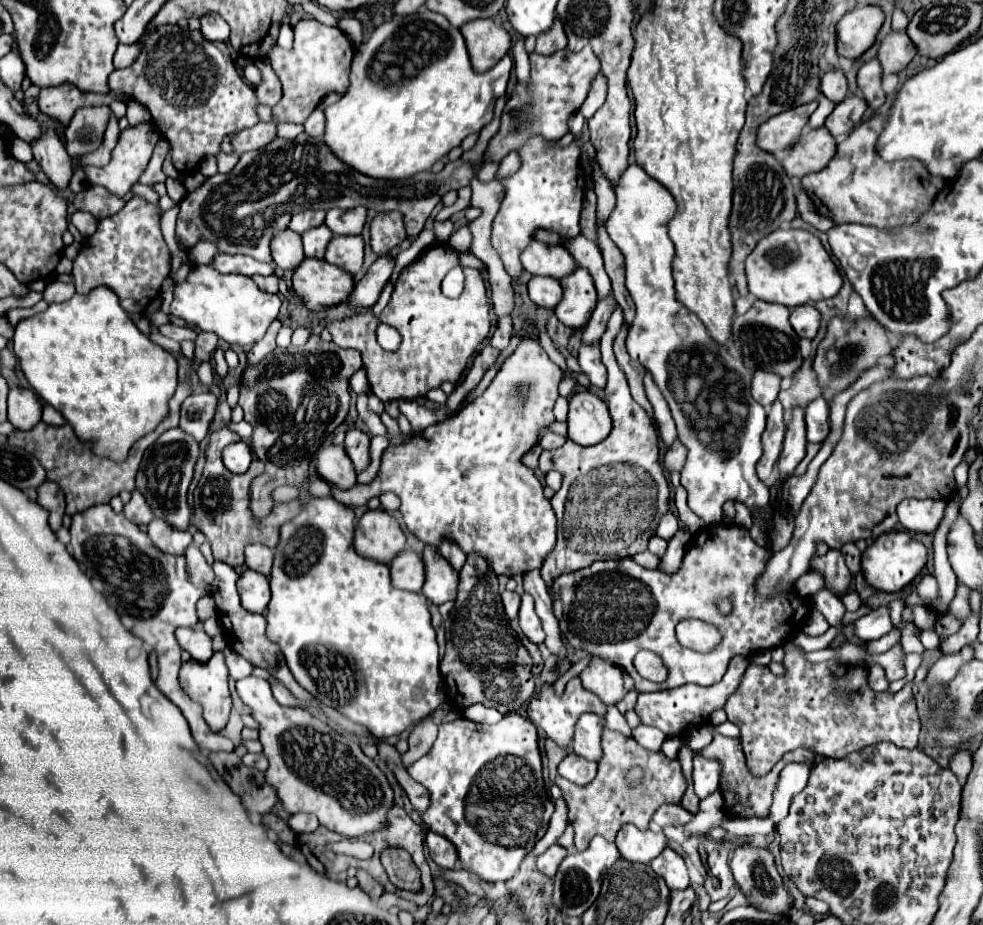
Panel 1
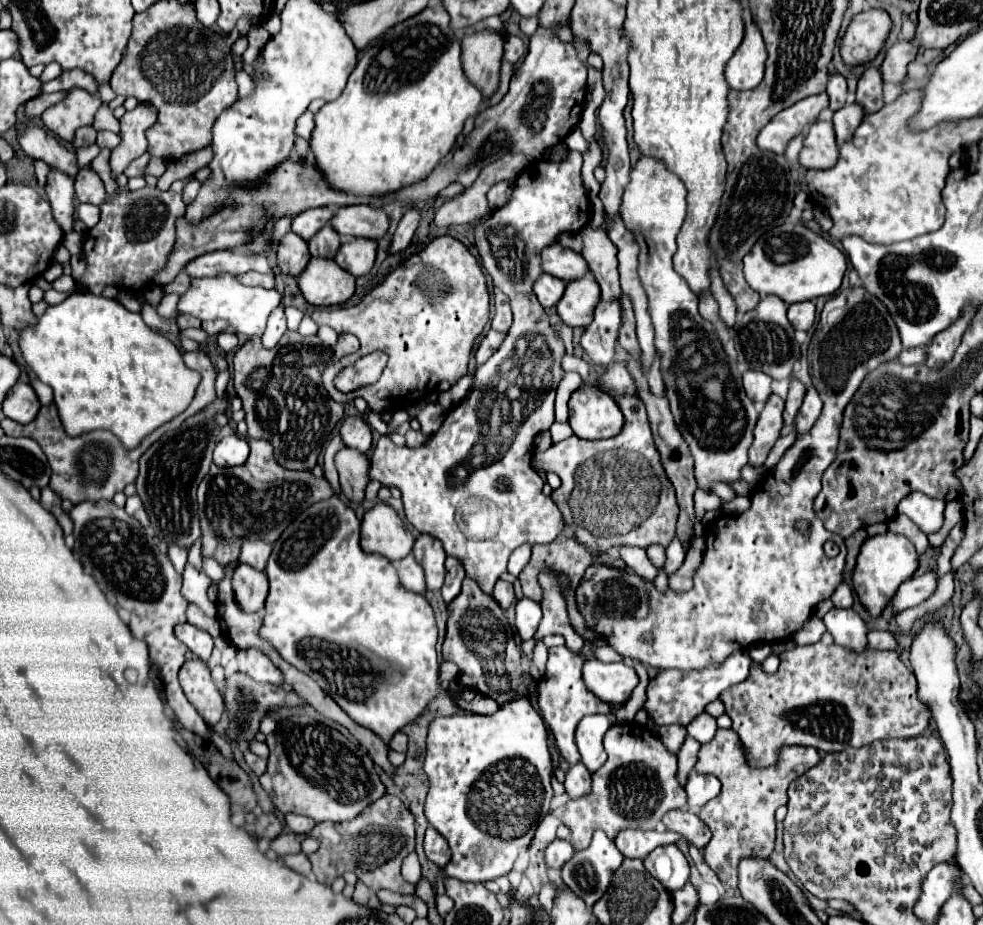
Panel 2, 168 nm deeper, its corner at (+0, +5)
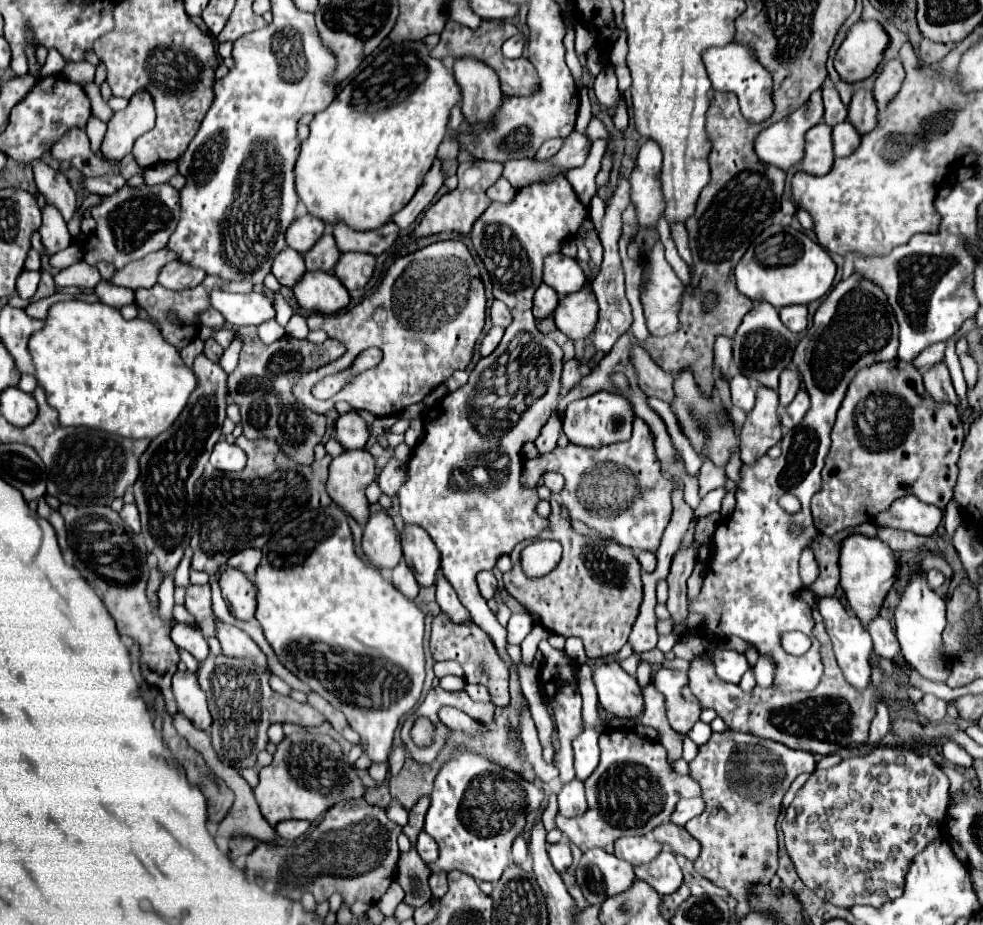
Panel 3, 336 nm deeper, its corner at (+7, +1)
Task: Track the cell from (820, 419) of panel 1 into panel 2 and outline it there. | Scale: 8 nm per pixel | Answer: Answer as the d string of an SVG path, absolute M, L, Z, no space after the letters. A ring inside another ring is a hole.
M809 388L807 394L805 394L805 400L803 400L803 406L801 406L799 414L797 414L797 426L795 426L797 432L799 434L809 432L813 428L813 424L817 422L821 410L823 410L823 402L821 402L817 390Z

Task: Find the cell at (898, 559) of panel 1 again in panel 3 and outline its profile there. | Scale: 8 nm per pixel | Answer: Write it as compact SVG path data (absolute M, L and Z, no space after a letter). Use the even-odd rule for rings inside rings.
M850 534L842 540L838 564L840 564L840 586L844 588L846 598L852 606L854 614L860 618L860 622L864 626L868 626L868 622L880 614L884 596L894 584L896 556L878 538L868 538L862 534Z

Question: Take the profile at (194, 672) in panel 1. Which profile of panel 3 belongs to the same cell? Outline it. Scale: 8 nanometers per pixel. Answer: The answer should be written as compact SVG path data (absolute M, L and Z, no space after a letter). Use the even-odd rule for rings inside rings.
M176 672L172 678L172 692L178 704L178 712L182 712L198 730L208 730L212 716L208 712L206 694L202 694L202 688L198 686L196 674Z

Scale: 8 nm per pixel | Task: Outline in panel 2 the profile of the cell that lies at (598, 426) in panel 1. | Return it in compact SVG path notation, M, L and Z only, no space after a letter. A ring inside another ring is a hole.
M583 384L571 394L569 424L575 436L583 440L601 440L621 430L623 414L609 392L593 384Z

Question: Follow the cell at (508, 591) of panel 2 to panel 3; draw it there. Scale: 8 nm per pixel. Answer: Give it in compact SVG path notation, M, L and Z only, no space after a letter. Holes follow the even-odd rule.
M484 570L484 572L480 572L480 574L476 576L476 582L478 582L478 590L480 590L480 594L482 594L486 600L490 600L490 598L496 594L496 590L498 590L498 582L496 582L492 570Z

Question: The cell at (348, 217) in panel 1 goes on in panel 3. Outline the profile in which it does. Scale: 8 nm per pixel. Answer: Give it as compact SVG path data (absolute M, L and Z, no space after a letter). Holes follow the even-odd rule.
M388 222L378 230L356 232L352 228L346 228L344 224L336 224L332 228L332 234L336 238L340 252L366 252L372 256L380 256L396 242L400 228L394 222Z

